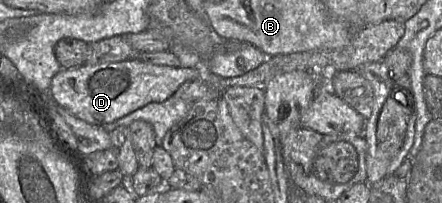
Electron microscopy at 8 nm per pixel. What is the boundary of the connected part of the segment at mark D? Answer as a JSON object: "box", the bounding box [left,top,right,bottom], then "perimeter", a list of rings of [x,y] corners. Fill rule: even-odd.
{"box":[49,58,198,125],"perimeter":[[[137,58],[96,65],[83,64],[72,69],[61,69],[52,79],[49,95],[55,103],[92,125],[107,125],[144,107],[149,103],[162,103],[176,93],[182,84],[195,81],[198,68],[158,66]]]}

